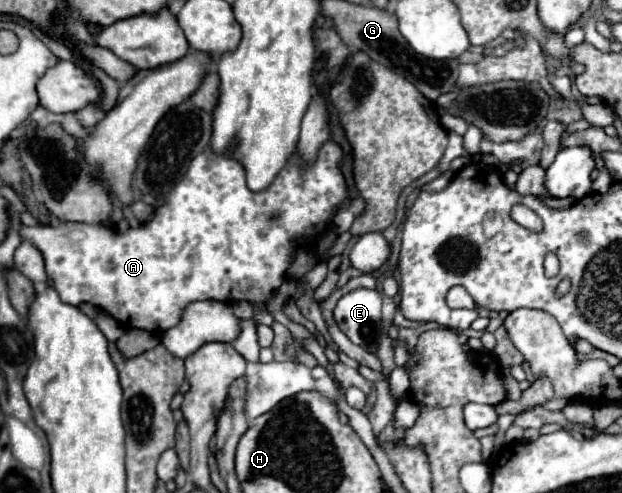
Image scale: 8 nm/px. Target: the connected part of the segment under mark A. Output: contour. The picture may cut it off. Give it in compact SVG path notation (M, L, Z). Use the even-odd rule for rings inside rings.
M332 139L318 149L318 157L306 169L298 165L298 151L294 151L272 185L254 193L246 187L246 173L240 161L230 157L230 153L214 153L206 147L190 161L186 175L172 185L170 193L162 195L164 203L140 227L120 233L116 227L102 223L60 223L56 227L22 227L22 237L42 251L46 273L64 303L92 303L126 327L160 335L180 321L188 303L204 299L228 303L232 291L234 301L248 301L256 311L268 311L270 299L286 279L294 251L330 227L334 213L350 205L340 161L342 147Z

